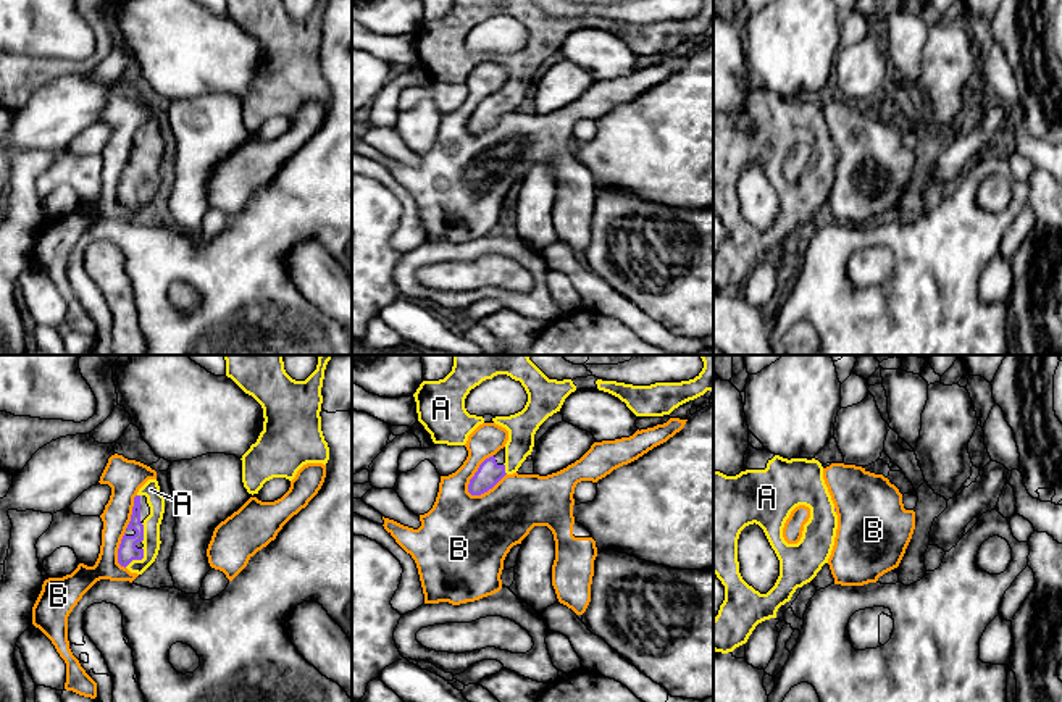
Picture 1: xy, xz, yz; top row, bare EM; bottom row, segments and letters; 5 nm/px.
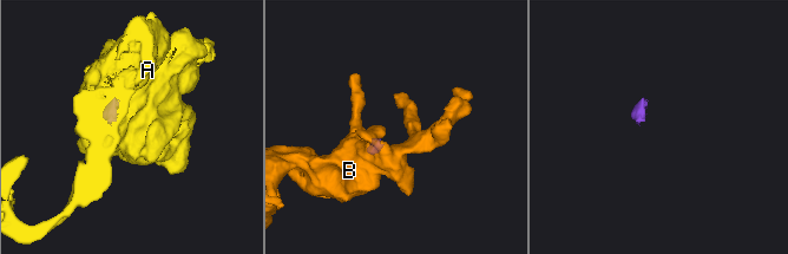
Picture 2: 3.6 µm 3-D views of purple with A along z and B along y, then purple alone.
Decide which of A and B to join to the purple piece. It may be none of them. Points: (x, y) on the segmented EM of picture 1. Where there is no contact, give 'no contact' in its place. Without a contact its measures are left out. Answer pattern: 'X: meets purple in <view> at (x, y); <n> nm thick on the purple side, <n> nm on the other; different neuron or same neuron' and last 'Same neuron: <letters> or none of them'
A: meets purple in xy at (137, 559); 90 nm thick on the purple side, 80 nm on the other; same neuron
B: meets purple in xz at (475, 475); 120 nm thick on the purple side, 300 nm on the other; different neuron
Same neuron: A

